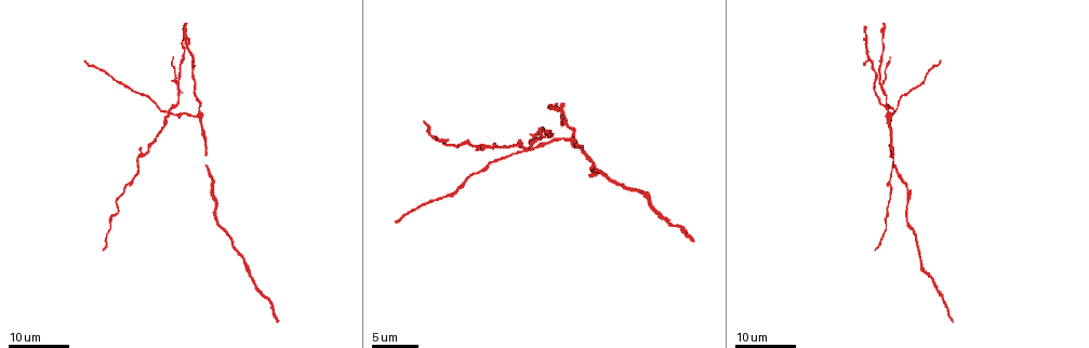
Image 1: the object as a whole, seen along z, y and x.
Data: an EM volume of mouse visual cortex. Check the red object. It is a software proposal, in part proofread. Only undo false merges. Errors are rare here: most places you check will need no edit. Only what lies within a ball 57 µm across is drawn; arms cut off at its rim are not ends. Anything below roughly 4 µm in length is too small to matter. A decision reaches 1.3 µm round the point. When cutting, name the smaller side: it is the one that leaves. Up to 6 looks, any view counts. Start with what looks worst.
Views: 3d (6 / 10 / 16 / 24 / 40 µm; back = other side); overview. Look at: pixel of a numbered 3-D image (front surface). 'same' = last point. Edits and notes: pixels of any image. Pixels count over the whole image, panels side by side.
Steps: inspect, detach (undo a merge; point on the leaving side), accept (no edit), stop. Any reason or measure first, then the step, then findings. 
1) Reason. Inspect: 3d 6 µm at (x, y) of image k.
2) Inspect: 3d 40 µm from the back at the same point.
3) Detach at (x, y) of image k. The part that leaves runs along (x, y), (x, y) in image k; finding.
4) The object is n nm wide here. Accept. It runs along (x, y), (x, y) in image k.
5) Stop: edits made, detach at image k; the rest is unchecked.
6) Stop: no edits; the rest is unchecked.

Looks like a crossing. Inspect: 3d 24 µm at (523, 151) of image 1.

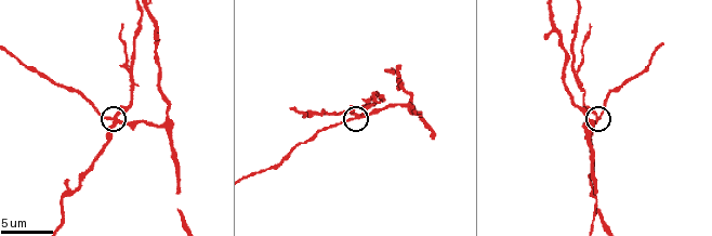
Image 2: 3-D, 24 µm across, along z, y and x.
Zoom in. Inspect: 3d 6 µm at (116, 123) of image 2.

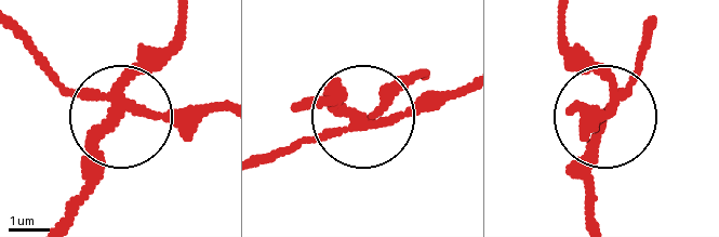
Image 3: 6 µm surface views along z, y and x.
The side arm is 20 µm long. Detach at (97, 152) of image 3. The part that leaves runs along (117, 105), (72, 215) in image 3; a second neuron is stuck on.

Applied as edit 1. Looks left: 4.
Inspect: overview.

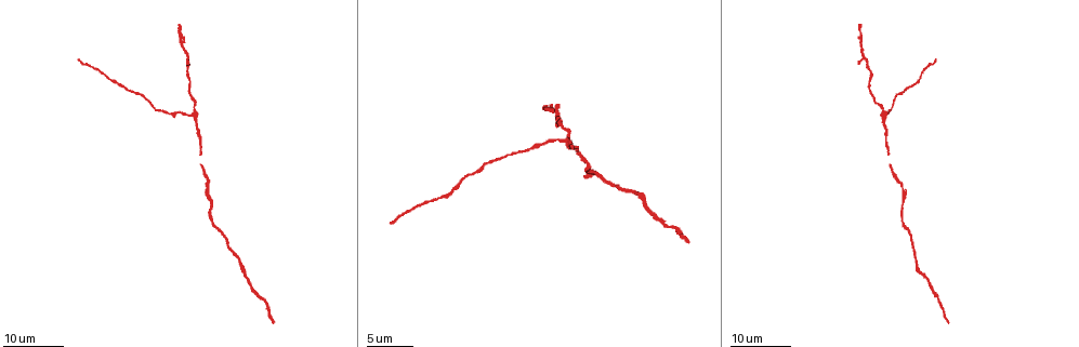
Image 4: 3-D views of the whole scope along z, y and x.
A fork. Inspect: 3d 24 µm at (559, 143) of image 4.

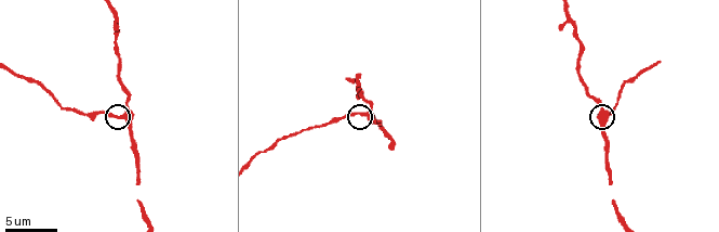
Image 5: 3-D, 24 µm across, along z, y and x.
Inspect: 3d 6 µm at (119, 114) of image 5.

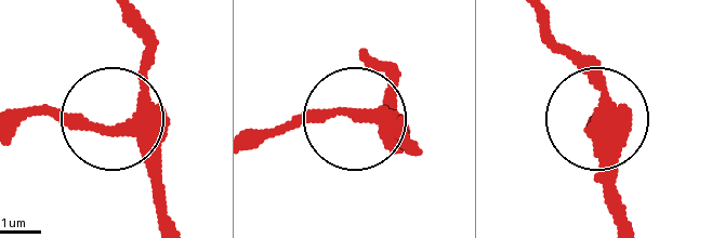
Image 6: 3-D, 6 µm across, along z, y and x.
Inspect: 3d 6 µm from the back at (359, 115) of image 6.

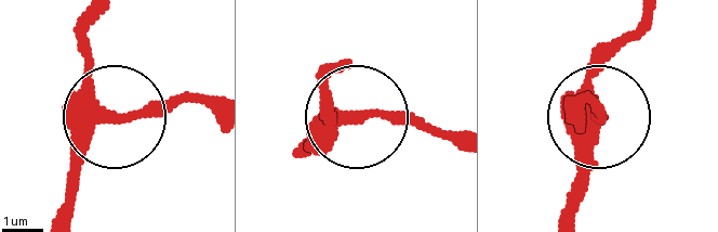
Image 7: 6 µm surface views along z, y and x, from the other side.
The object is 310 nm wide here. Accept. It runs along (54, 218), (71, 166), (109, 114), (79, 44) in image 7; all the same neuron.

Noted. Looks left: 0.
Stop: edits made, detach at image 3; the rest is unchecked.

